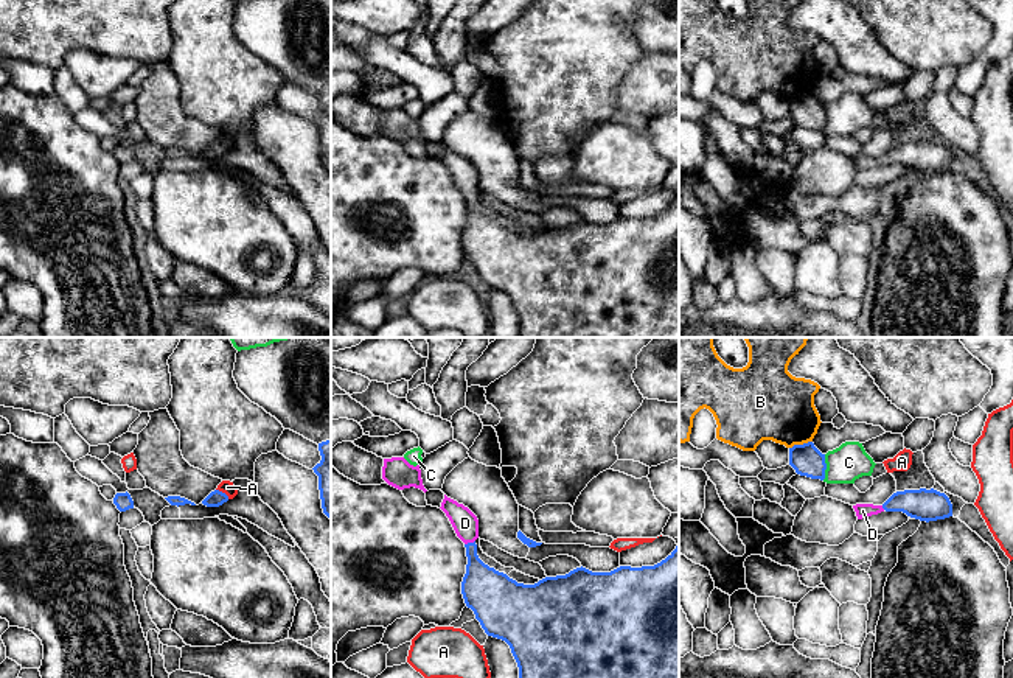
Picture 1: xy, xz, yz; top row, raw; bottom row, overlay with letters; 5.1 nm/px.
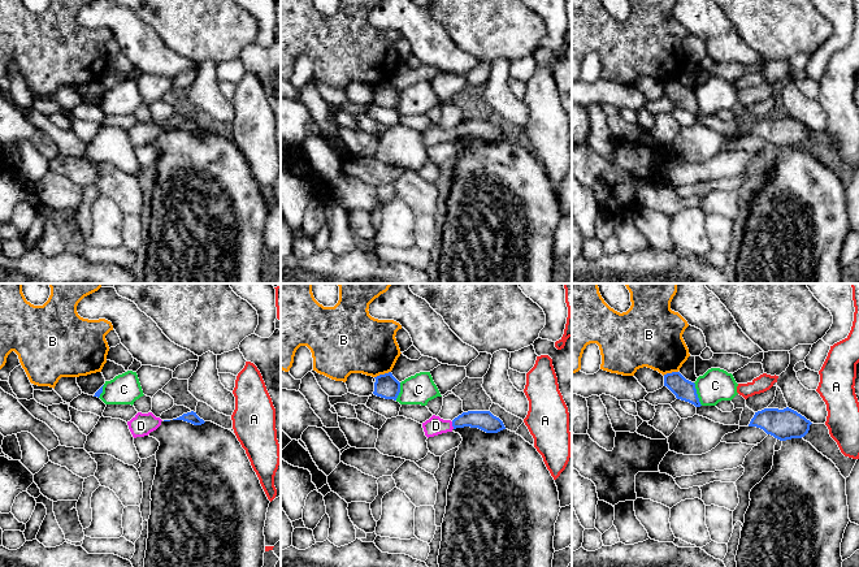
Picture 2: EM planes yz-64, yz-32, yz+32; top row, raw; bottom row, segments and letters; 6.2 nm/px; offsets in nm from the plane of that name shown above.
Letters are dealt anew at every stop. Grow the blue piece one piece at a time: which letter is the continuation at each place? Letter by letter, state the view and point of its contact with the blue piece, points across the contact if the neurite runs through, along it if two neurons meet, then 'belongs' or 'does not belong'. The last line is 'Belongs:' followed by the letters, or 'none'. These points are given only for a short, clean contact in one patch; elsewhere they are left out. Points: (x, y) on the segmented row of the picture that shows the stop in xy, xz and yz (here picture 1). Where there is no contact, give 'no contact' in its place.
A: contact xy (221, 492); border xy (216, 489), (229, 498); does not belong
B: contact yz (800, 445); does not belong
C: contact yz (825, 467); does not belong
D: contact xz (469, 543); way xz (483, 588), (469, 543), (465, 523); belongs
Belongs: D

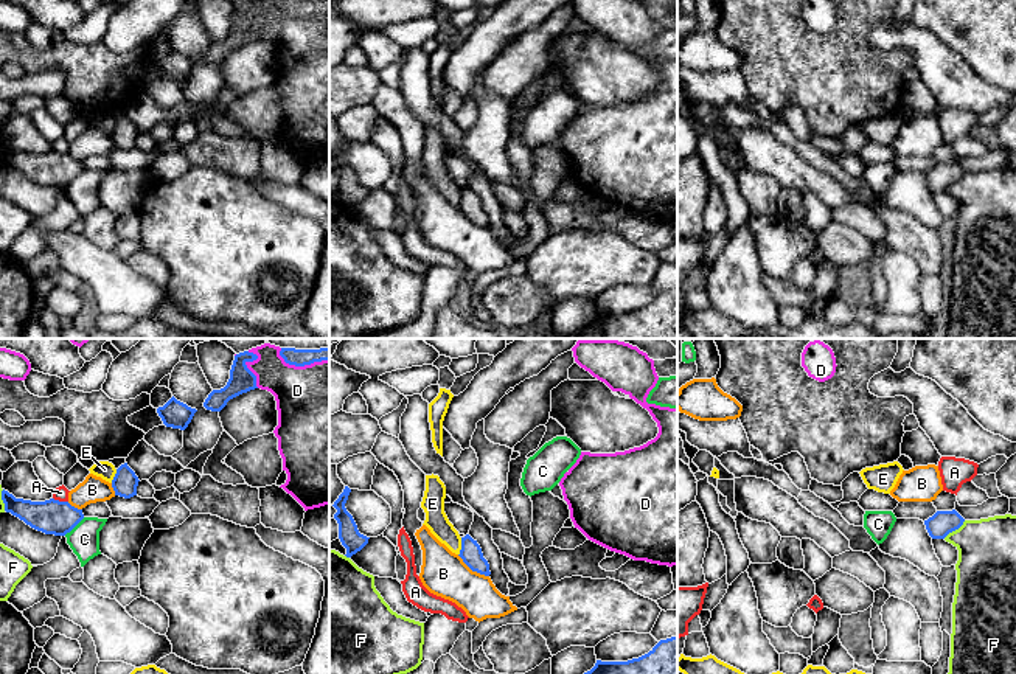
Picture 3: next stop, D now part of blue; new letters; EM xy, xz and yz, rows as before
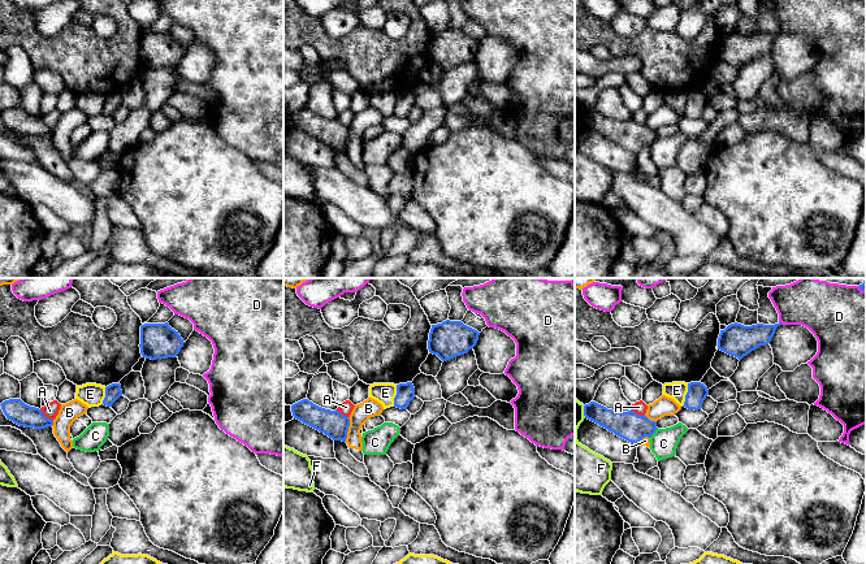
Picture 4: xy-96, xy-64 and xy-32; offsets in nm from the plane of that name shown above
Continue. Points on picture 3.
A: contact xy (61, 502); border xy (53, 497), (67, 502); does not belong
B: contact xz (473, 570); border xz (457, 555), (473, 570), (488, 576); does not belong
C: contact xy (73, 527); border xy (84, 517), (64, 535); does not belong
D: contact xy (246, 365); does not belong
E: contact xz (462, 547); border xz (462, 538), (459, 555); does not belong
F: contact yz (954, 530); border yz (965, 521), (943, 538); does not belong
Belongs: none

